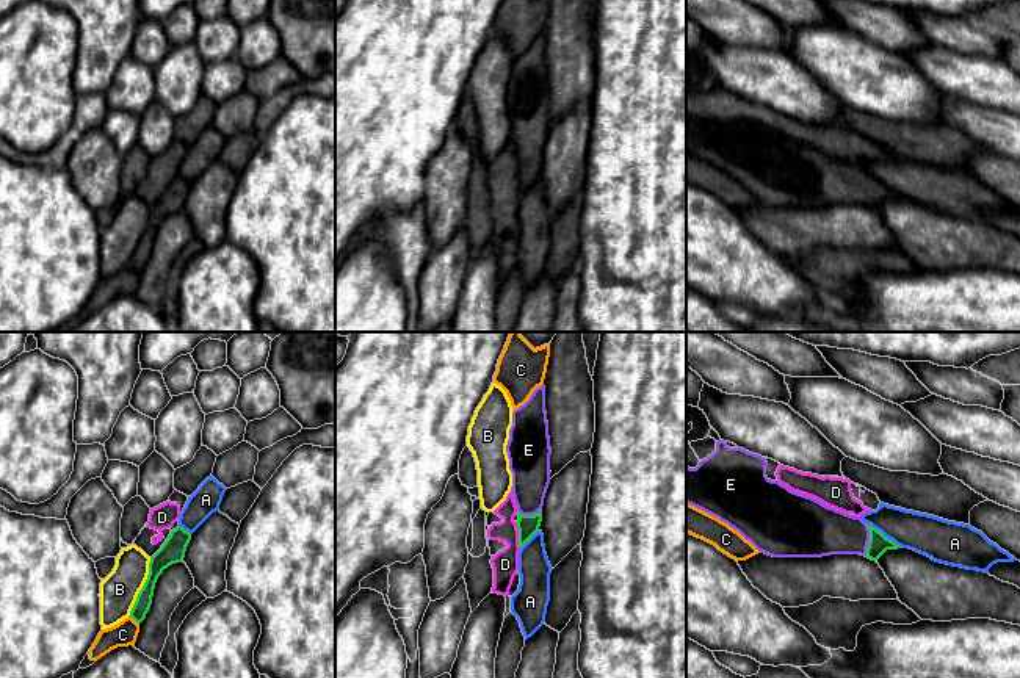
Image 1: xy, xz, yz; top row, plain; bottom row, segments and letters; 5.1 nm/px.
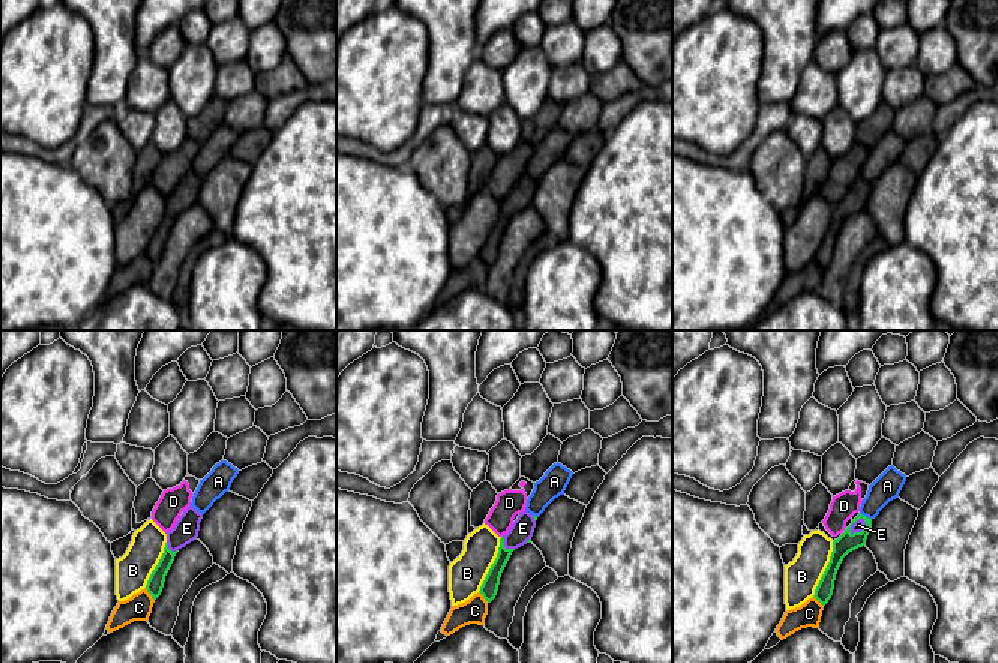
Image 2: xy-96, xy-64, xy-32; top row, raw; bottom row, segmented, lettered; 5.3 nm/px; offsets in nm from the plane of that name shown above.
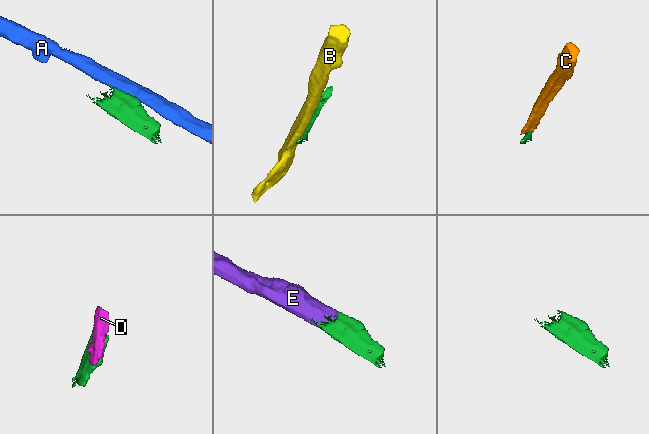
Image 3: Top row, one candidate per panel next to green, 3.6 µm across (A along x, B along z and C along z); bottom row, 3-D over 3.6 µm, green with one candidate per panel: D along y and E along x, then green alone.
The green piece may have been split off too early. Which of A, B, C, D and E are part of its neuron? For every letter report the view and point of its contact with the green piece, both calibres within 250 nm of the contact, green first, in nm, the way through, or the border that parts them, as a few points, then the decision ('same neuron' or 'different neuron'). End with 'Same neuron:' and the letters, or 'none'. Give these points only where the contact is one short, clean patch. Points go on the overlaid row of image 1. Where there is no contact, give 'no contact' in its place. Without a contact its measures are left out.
A: meets green in yz at (884, 536); 100 nm thick on the green side, 200 nm on the other; different neuron
B: meets green in xy at (143, 586); 120 nm thick on the green side, 190 nm on the other; different neuron
C: meets green in xy at (133, 619); 90 nm thick on the green side, 130 nm on the other; different neuron
D: meets green in xz at (519, 534); 110 nm thick on the green side, 140 nm on the other; different neuron
E: meets green in yz at (870, 539); 100 nm thick on the green side, 260 nm on the other; same neuron
Same neuron: E

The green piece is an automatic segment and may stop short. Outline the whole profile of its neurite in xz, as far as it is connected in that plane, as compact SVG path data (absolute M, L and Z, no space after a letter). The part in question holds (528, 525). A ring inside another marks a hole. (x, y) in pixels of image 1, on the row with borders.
M544 384L512 412L506 453L512 473L511 489L517 506L519 546L522 548L539 531L552 473Z

